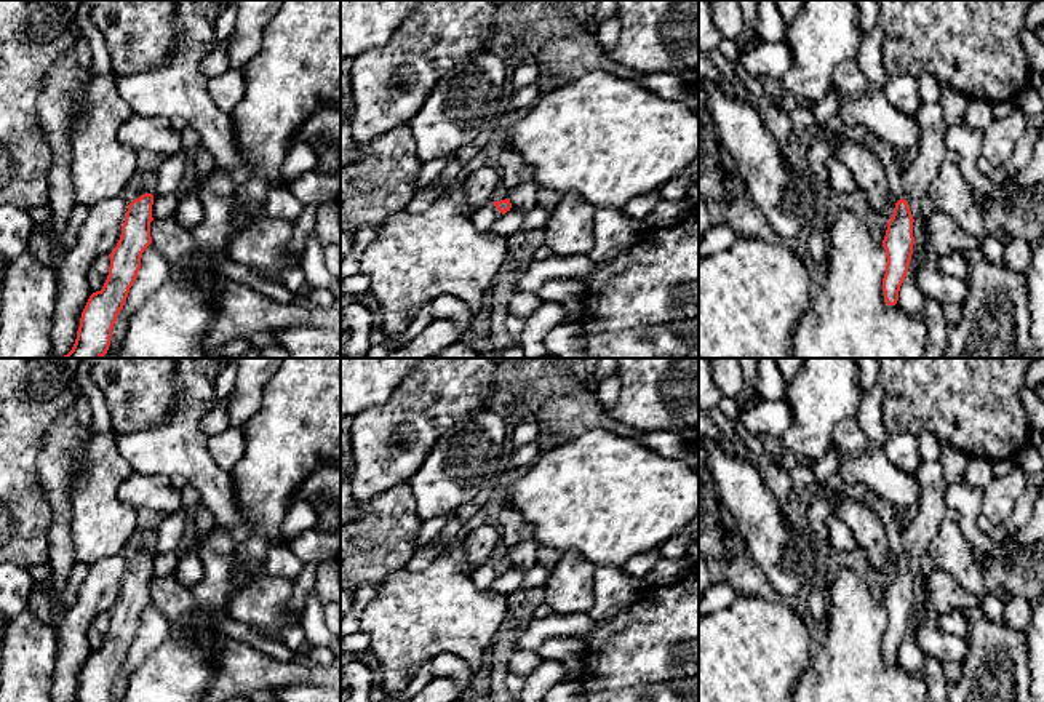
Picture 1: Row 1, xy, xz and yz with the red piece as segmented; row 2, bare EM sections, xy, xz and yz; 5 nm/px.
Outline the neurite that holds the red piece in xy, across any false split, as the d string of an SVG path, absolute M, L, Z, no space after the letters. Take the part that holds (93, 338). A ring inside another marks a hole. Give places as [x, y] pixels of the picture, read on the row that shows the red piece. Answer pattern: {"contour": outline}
{"contour": "M136 170L122 192L128 211L122 237L109 254L107 280L101 291L90 296L72 350L59 358L102 358L107 353L114 325L141 269L142 253L152 243L153 195L145 187L147 177Z"}

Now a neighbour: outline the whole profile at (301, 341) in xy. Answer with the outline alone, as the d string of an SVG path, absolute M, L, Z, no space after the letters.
M294 326L273 333L291 358L341 358L341 333Z

